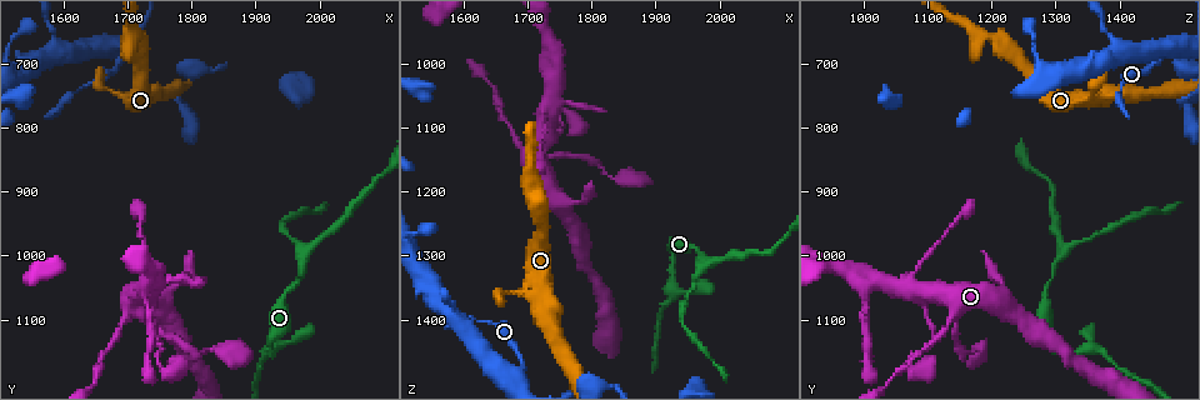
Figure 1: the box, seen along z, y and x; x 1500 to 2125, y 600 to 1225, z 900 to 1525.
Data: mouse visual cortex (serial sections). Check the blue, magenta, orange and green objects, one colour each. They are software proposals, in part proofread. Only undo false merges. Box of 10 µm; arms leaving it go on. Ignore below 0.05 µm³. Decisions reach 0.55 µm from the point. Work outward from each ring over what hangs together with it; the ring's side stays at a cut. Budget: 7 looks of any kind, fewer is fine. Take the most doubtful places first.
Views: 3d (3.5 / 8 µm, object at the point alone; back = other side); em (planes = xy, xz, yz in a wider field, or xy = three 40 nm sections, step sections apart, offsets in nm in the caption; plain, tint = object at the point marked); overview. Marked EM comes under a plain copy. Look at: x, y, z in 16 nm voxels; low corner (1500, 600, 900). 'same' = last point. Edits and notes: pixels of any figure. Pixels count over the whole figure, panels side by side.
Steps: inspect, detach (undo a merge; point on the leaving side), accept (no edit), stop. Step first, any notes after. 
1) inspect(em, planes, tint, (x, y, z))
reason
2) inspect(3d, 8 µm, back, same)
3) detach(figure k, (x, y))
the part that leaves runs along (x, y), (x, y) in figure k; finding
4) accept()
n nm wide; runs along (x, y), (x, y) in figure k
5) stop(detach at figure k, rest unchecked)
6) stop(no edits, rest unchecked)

inspect(3d, 3.5 µm, (1980, 1000, 1310))
three arms meet

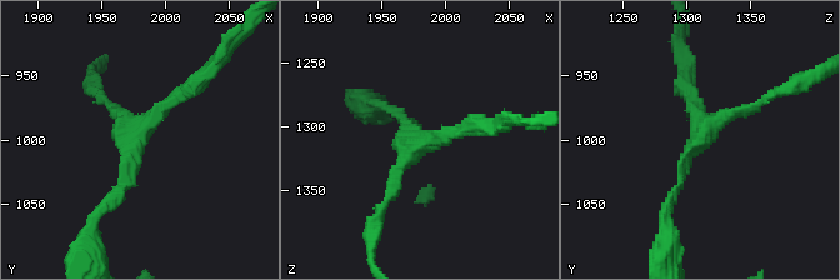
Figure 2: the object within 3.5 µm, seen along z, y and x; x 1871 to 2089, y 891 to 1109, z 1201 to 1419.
inspect(em, planes, tint, (1974, 998, 1310))
3 arms; arms of 150, 150, 200 nm

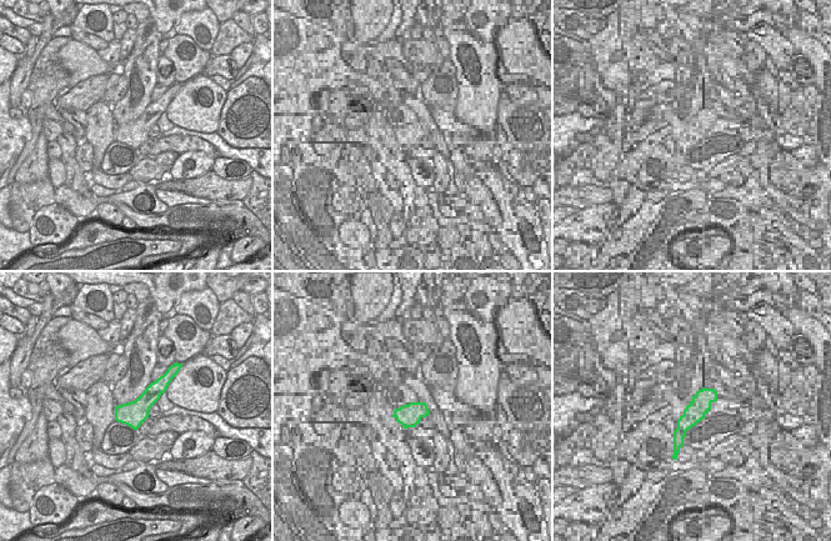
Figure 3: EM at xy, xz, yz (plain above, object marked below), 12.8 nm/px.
accept()
runs along (110, 205), (134, 136), (195, 83) in figure 2; continuous, no second cell

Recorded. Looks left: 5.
inspect(3d, 3.5 µm, back, (1690, 1115, 1130))
calibre changes

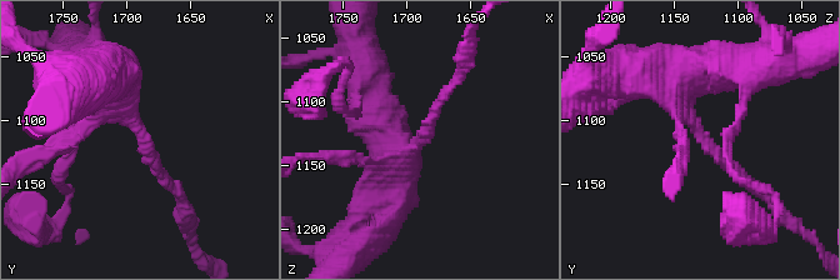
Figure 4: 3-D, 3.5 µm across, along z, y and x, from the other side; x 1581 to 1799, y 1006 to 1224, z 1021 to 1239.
inspect(em, xy, step 5, tint, (1686, 1114, 1128))
need the tissue

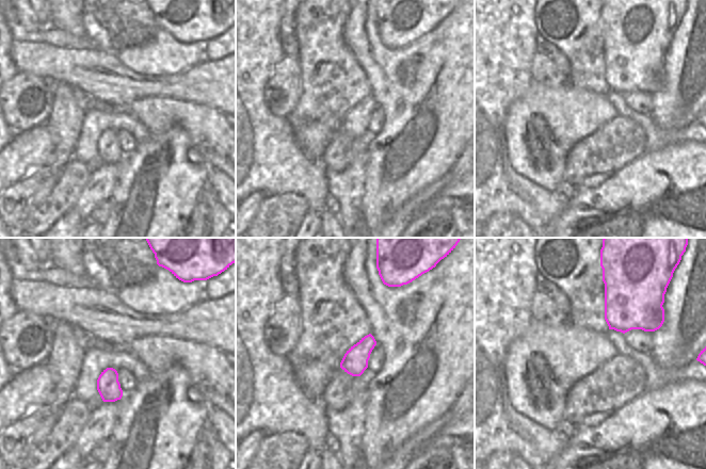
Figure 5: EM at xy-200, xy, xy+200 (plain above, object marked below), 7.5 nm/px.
inspect(em, xy, step 2, tint, same)
cut it another way

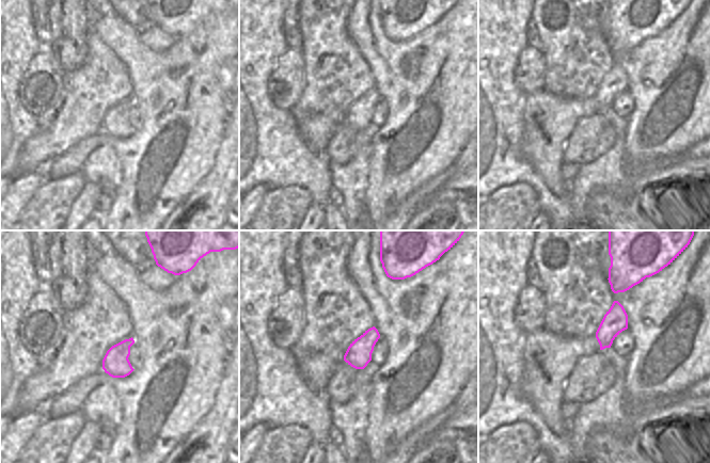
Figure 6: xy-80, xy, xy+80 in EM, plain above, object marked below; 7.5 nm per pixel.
accept()
runs along (653, 74), (759, 193) in figure 4; all the same cell

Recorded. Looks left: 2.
stop(no edits, rest unchecked)

